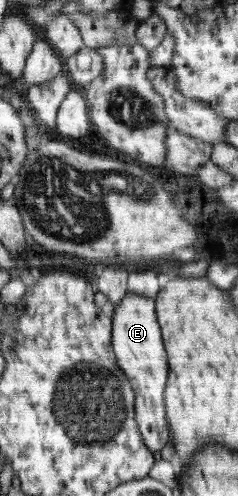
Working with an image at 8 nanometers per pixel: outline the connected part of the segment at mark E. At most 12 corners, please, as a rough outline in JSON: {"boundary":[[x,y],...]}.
{"boundary":[[154,299],[114,308],[120,368],[143,444],[169,442],[168,363]]}

